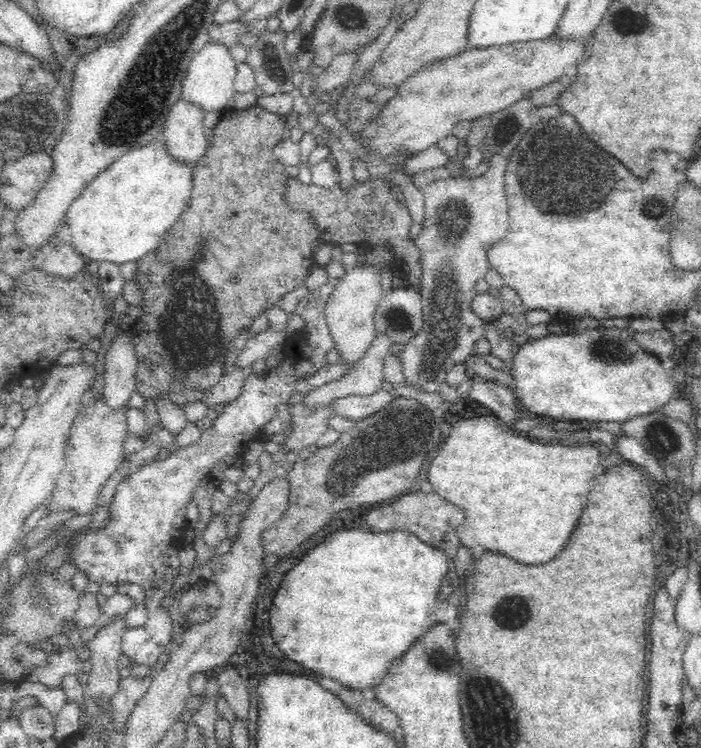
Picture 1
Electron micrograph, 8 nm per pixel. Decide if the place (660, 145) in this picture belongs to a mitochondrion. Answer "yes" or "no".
no

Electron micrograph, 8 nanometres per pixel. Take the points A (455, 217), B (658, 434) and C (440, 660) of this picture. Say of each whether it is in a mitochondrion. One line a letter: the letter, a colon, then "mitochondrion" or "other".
A: mitochondrion
B: mitochondrion
C: mitochondrion

